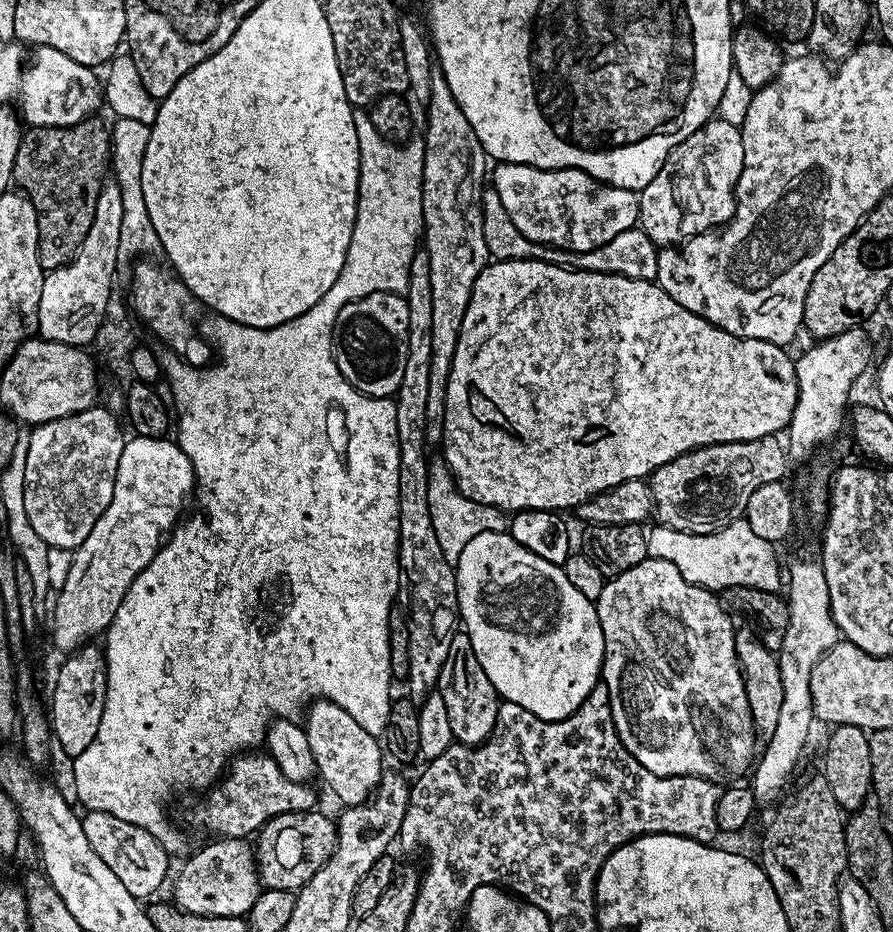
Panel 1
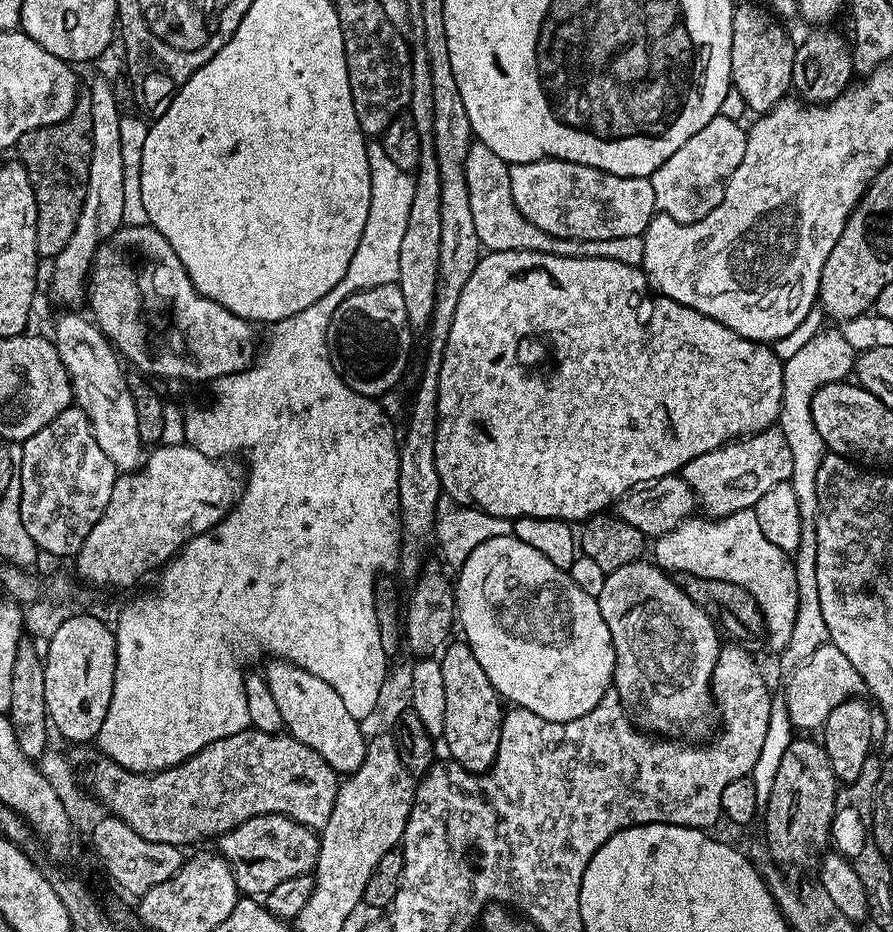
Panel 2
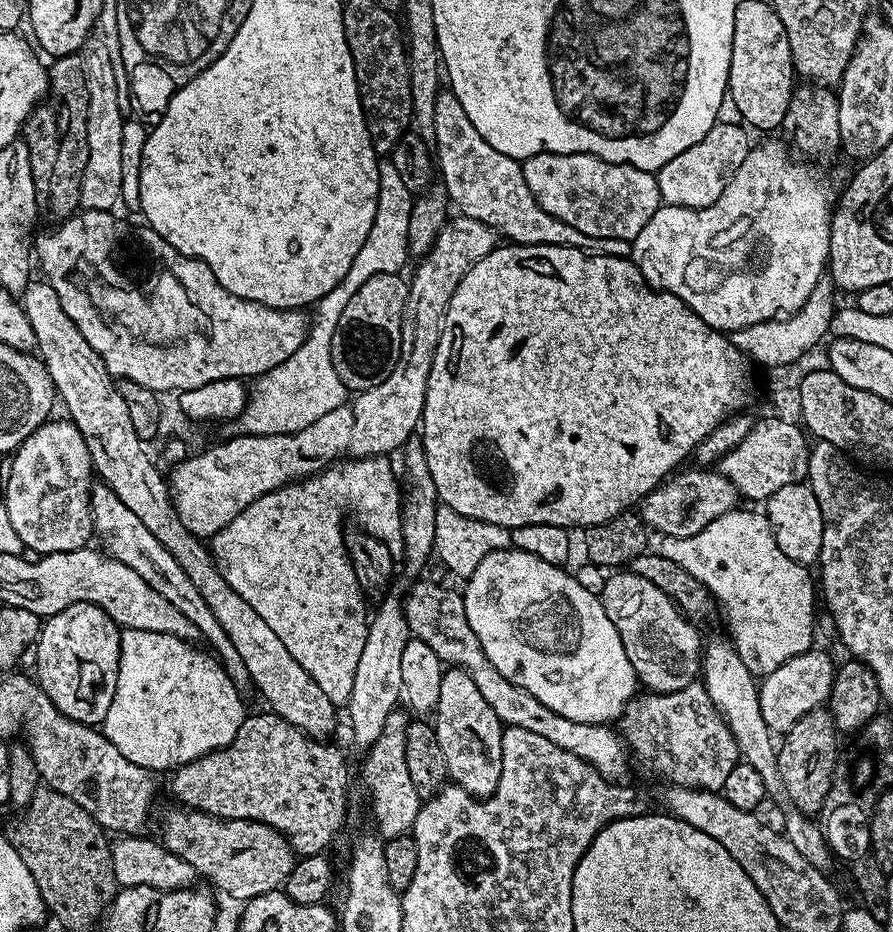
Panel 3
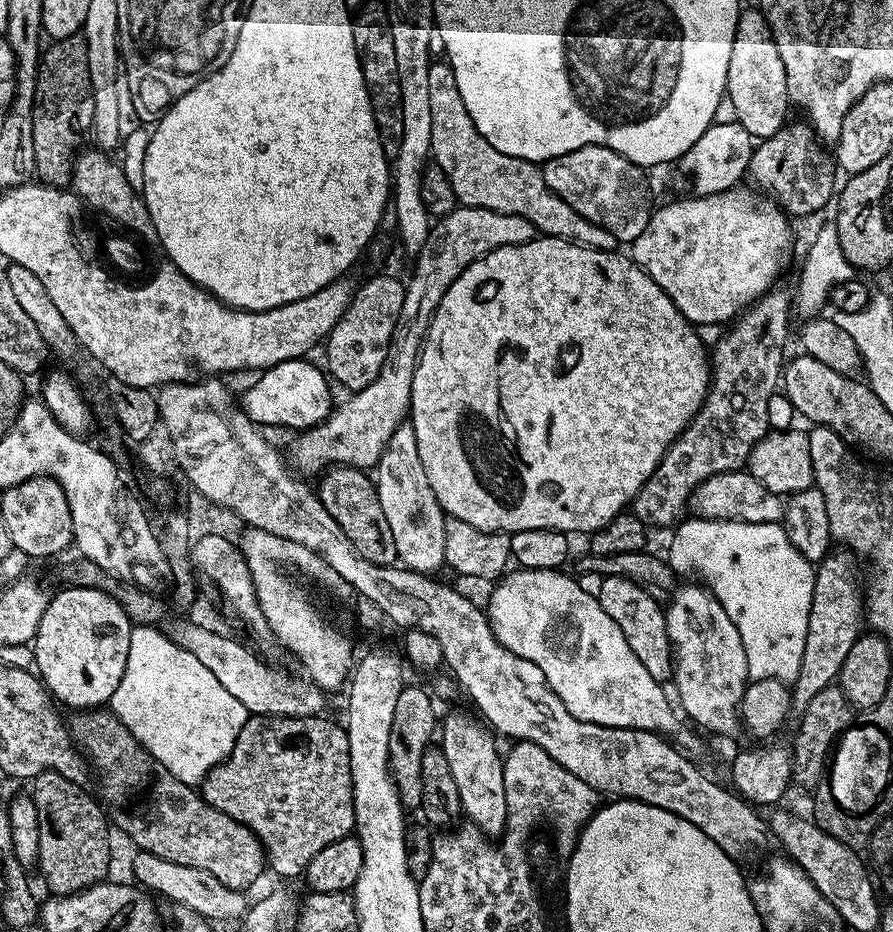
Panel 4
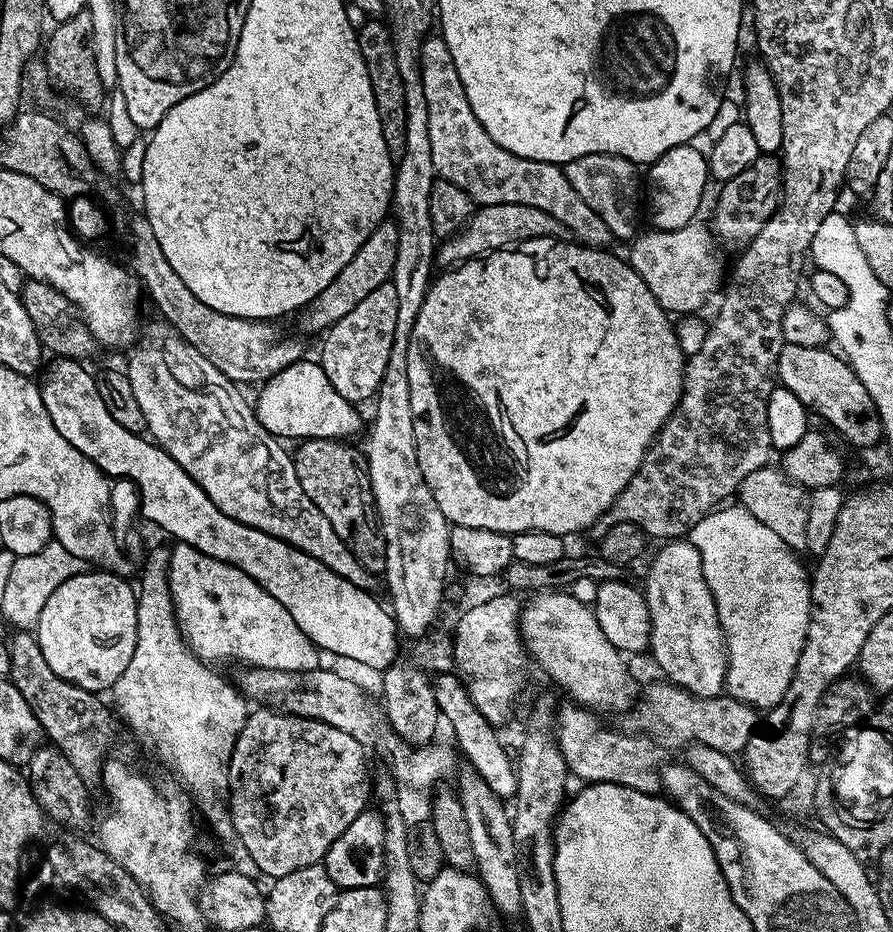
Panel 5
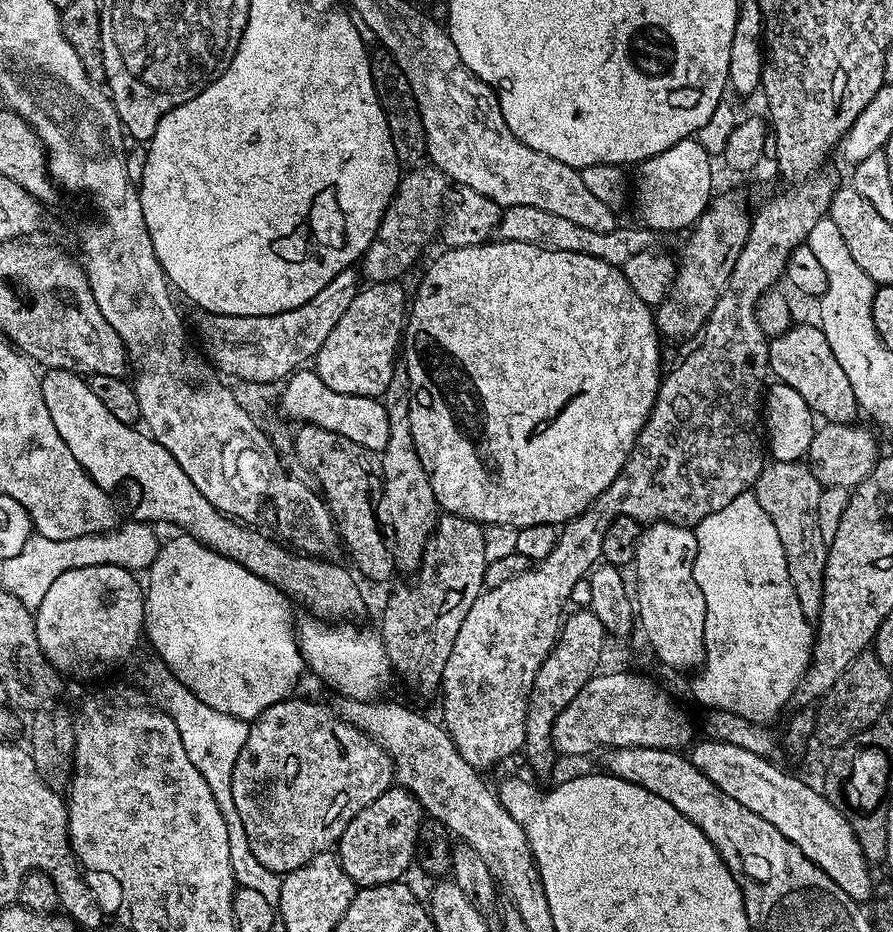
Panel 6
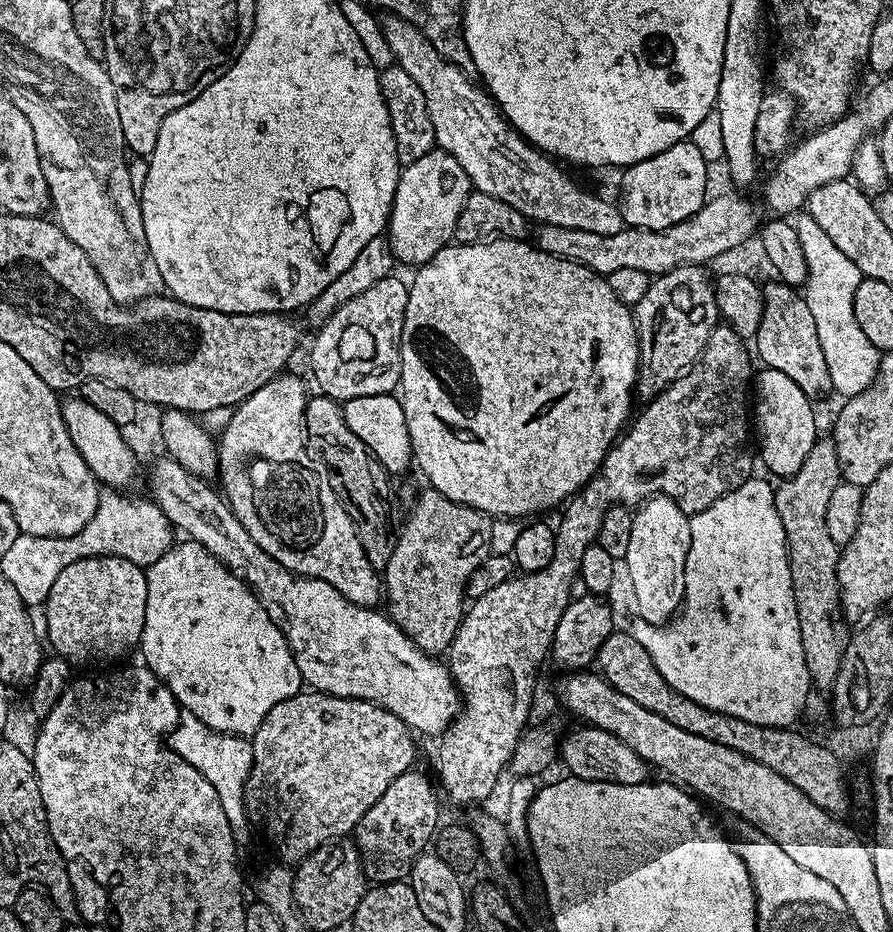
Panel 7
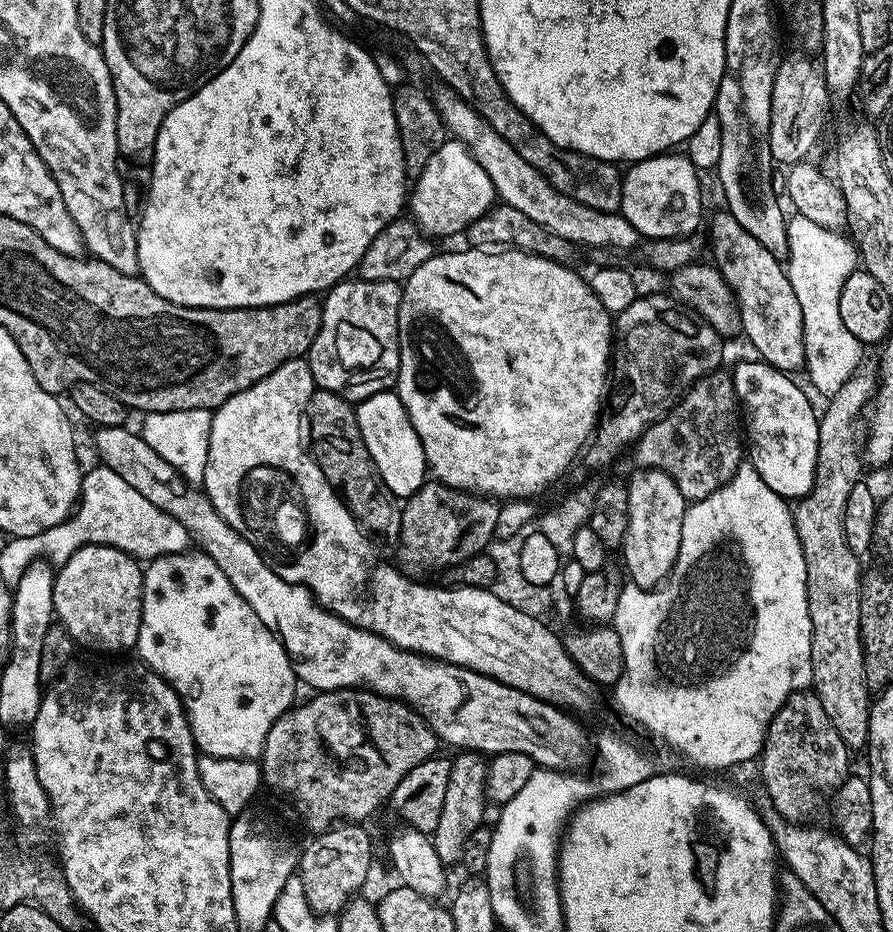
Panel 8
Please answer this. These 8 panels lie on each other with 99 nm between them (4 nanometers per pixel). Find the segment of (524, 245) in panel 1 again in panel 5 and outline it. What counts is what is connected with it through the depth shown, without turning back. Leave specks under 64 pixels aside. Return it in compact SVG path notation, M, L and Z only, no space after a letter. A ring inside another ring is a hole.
M429 35L421 43L420 73L426 96L426 118L430 122L430 154L434 154L439 179L462 186L462 190L466 190L466 194L480 206L517 204L546 210L550 218L562 222L565 233L573 232L576 235L573 237L587 247L607 249L608 243L613 243L610 226L606 226L606 222L602 222L602 218L598 218L598 214L594 214L590 205L579 196L578 190L570 186L561 165L510 154L510 150L502 150L502 146L486 134L474 110L470 110L462 78L458 78L458 70L454 70L454 58L450 58L450 50L439 35Z

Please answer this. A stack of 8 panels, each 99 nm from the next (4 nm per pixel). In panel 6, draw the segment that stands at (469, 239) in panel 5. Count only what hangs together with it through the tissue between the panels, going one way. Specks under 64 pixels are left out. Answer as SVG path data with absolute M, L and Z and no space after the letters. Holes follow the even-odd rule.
M510 206L500 214L499 239L506 242L526 242L538 244L541 248L550 248L553 252L577 252L590 254L590 258L602 258L602 262L610 262L622 266L634 258L634 254L649 251L658 240L657 233L643 226L624 228L618 226L609 232L586 230L586 226L577 226L567 218L558 218L558 214L550 214L550 210L538 210L538 206Z

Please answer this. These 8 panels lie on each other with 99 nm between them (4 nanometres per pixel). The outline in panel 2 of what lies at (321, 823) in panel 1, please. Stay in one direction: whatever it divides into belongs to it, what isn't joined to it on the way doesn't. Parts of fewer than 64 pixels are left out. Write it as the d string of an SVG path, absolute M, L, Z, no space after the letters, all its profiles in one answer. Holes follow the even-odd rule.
M262 814L250 818L225 836L219 837L218 844L219 855L230 866L237 889L248 898L263 898L281 882L309 875L315 869L320 853L320 838L313 829L299 824L289 816L278 814Z

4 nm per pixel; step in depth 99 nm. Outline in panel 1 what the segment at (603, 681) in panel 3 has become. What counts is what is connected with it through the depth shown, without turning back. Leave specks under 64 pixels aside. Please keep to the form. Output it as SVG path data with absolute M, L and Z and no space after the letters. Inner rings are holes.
M483 532L470 538L470 543L462 549L462 554L454 562L454 567L462 628L468 633L470 646L474 646L474 654L478 654L478 666L482 666L482 670L486 670L486 678L490 678L496 695L500 697L501 701L522 706L522 710L530 710L530 714L534 714L538 720L564 720L570 714L574 714L574 710L578 710L578 706L582 706L582 702L586 702L590 690L594 690L594 686L601 683L604 671L602 626L598 622L598 614L593 600L586 598L586 594L581 594L571 584L570 578L566 578L561 565L546 562L546 558L538 558L538 554L534 554L530 550L526 550L526 546L514 542L514 538L508 532Z

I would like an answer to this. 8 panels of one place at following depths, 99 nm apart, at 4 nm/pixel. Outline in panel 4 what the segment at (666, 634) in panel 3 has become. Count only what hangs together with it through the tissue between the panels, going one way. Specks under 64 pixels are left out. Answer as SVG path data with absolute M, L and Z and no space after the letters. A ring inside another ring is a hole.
M605 576L602 582L602 594L598 597L602 610L618 622L618 630L626 634L626 642L630 642L630 650L638 654L638 662L650 670L654 679L661 682L667 681L674 672L674 653L672 643L666 634L666 622L664 621L664 608L661 601L656 600L646 590L634 586L626 578L617 576Z

